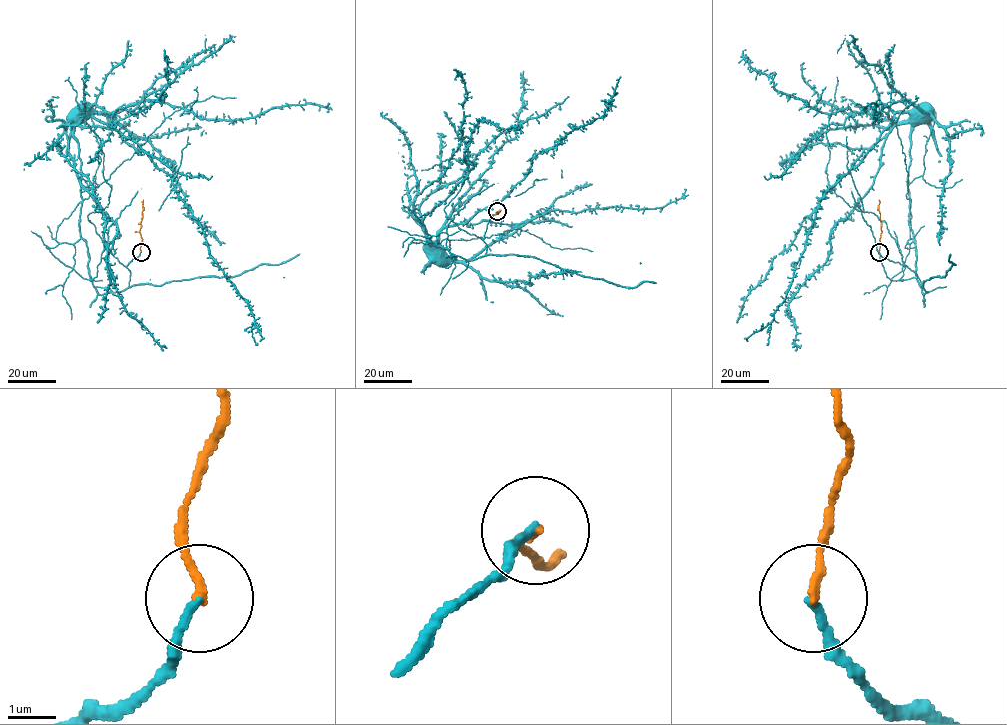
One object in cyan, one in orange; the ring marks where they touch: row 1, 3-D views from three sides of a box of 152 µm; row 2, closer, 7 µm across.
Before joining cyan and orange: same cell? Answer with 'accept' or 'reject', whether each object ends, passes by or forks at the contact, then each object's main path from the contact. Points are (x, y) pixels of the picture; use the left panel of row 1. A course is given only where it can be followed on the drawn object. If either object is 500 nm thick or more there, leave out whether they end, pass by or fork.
reject; cyan ends; orange ends; course cyan (141, 252), (126, 266), (129, 285), (99, 294), (81, 235), (81, 161), (72, 119); course orange (141, 252), (143, 200)

